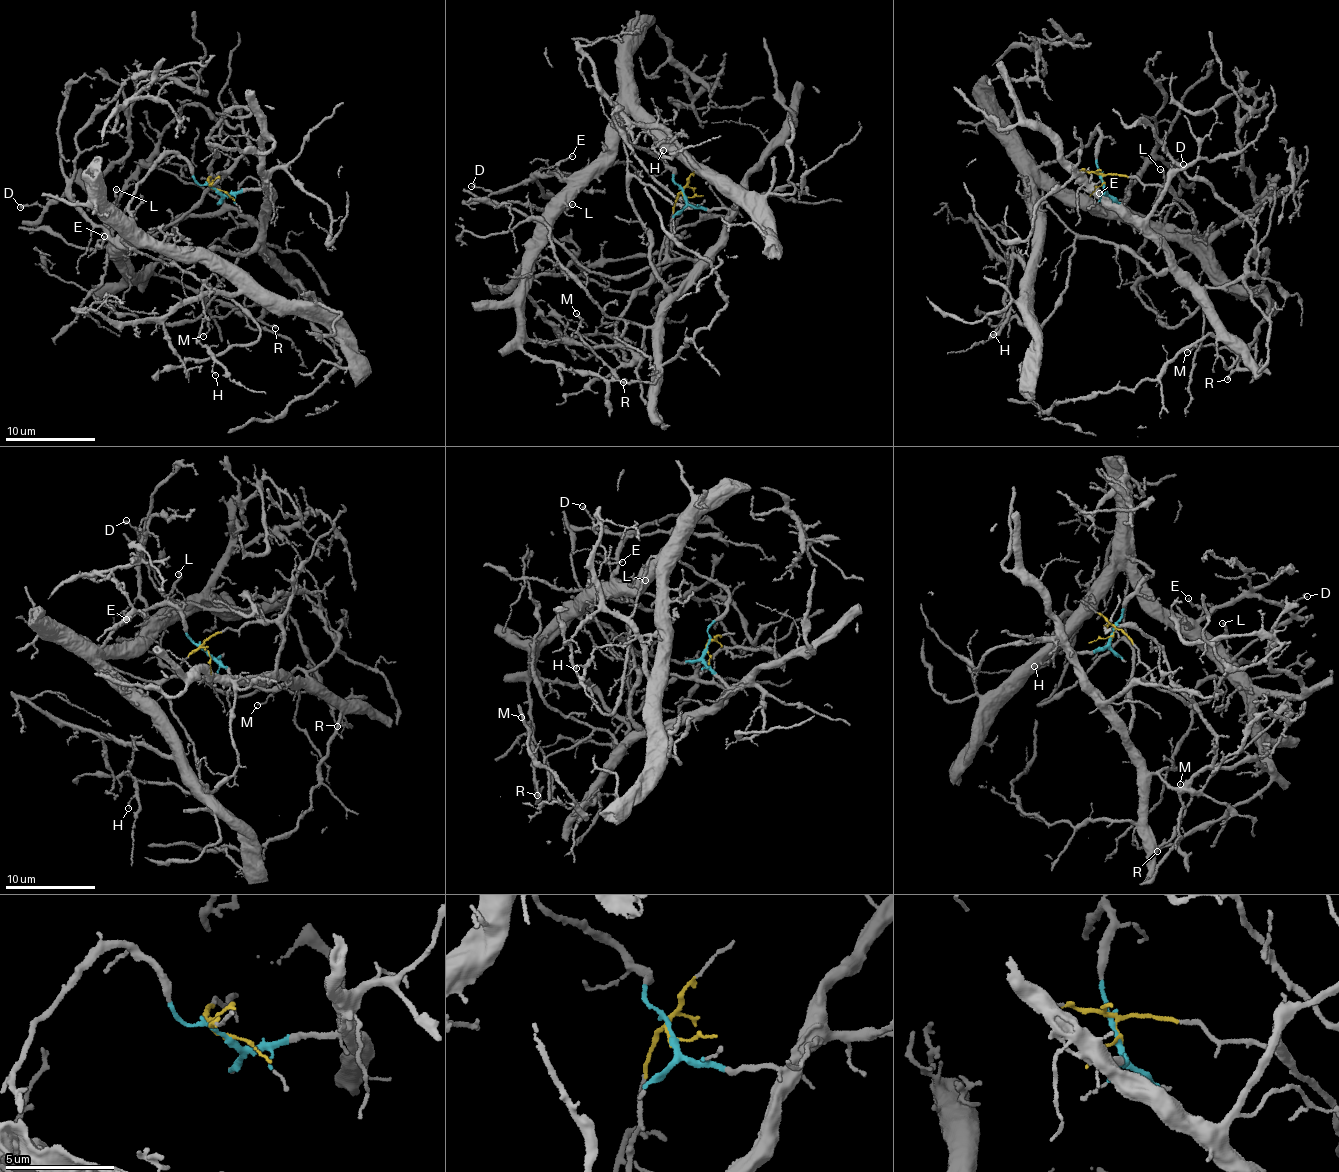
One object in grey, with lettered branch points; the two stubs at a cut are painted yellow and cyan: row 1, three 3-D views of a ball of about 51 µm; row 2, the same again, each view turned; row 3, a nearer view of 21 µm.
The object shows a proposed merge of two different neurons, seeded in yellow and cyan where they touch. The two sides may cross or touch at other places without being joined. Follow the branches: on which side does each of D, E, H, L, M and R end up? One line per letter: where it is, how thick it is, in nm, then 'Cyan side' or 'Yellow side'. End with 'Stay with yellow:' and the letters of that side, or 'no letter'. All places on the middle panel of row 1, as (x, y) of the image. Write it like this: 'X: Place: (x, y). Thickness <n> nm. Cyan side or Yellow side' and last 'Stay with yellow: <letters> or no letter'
D: Place: (471, 186). Thickness 190 nm. Cyan side
E: Place: (572, 156). Thickness 140 nm. Cyan side
H: Place: (663, 150). Thickness 130 nm. Cyan side
L: Place: (572, 204). Thickness 140 nm. Cyan side
M: Place: (576, 313). Thickness 120 nm. Yellow side
R: Place: (623, 382). Thickness 180 nm. Cyan side
Stay with yellow: M

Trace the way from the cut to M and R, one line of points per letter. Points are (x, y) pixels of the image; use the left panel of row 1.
M: (214, 189), (247, 152), (260, 161), (266, 258), (299, 293), (281, 315), (211, 318), (203, 337)
R: (214, 189), (170, 153), (126, 208), (139, 232), (122, 261), (275, 328)

